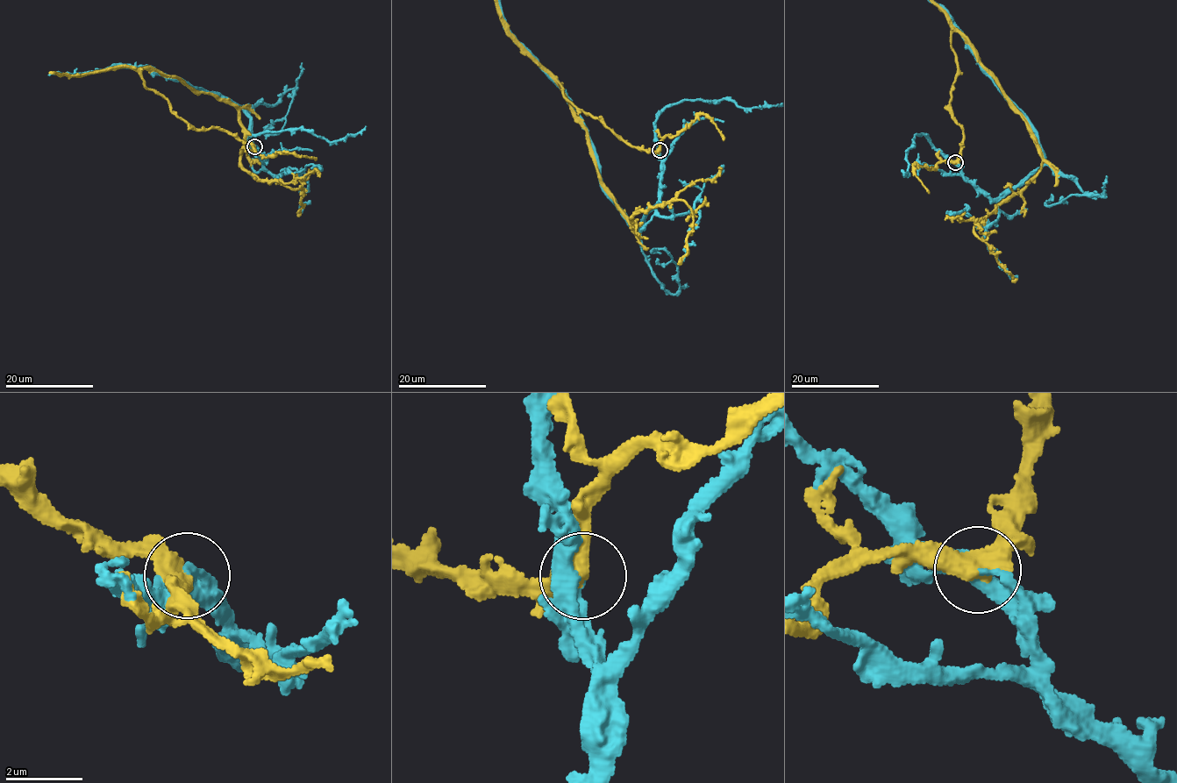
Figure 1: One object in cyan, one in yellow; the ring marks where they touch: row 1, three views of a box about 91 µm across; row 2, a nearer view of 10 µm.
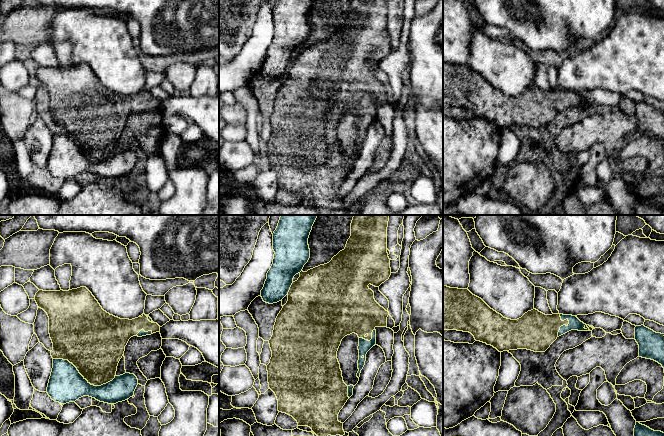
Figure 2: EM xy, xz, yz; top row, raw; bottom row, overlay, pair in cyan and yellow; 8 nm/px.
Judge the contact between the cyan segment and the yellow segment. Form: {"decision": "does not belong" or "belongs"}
{"decision": "does not belong"}

